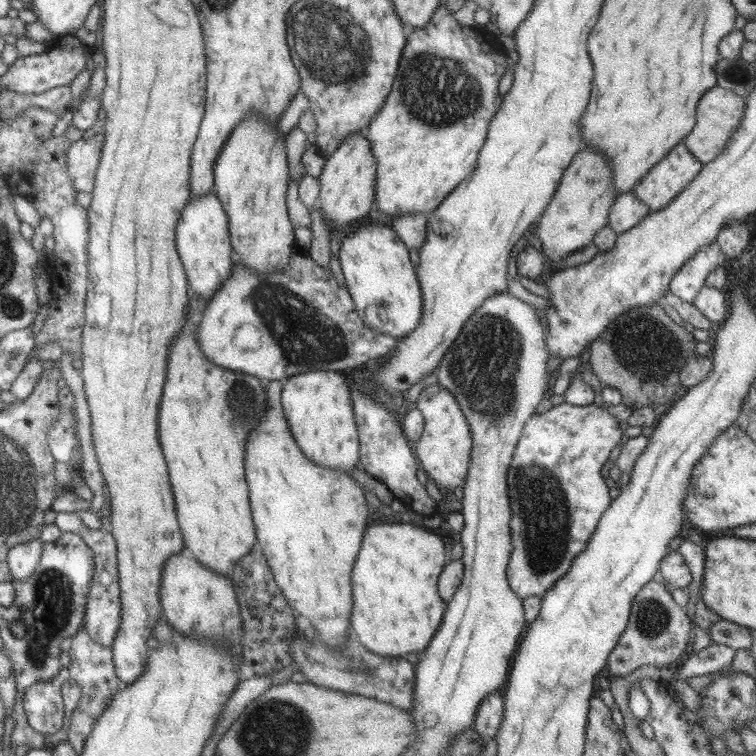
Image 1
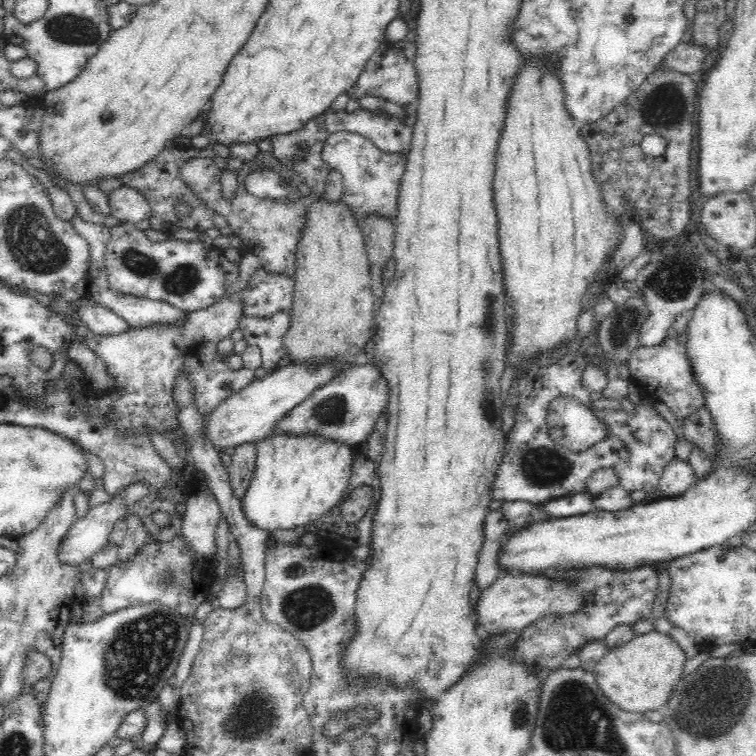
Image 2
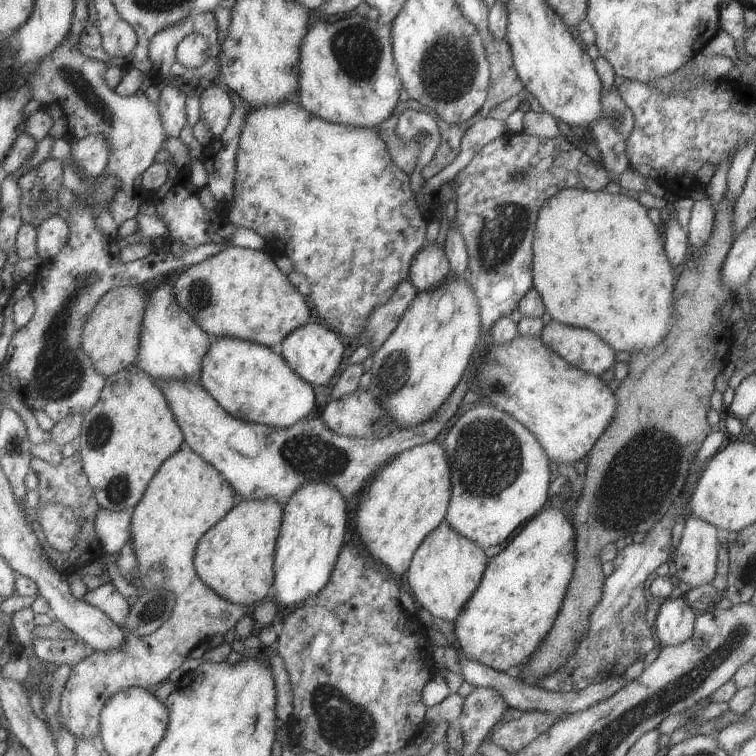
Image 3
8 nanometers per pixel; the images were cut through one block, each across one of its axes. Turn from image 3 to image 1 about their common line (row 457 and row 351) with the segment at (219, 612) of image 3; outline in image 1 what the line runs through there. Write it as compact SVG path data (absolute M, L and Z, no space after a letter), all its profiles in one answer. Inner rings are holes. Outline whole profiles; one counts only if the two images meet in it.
M189 305L184 315L184 326L176 340L167 347L167 373L157 412L158 440L166 462L185 551L201 566L209 568L213 573L219 573L220 576L229 577L231 568L241 560L241 556L245 556L257 546L243 458L250 431L253 431L265 416L267 395L261 380L211 365L211 362L203 357L203 352L195 341L196 327L189 322L188 311Z

